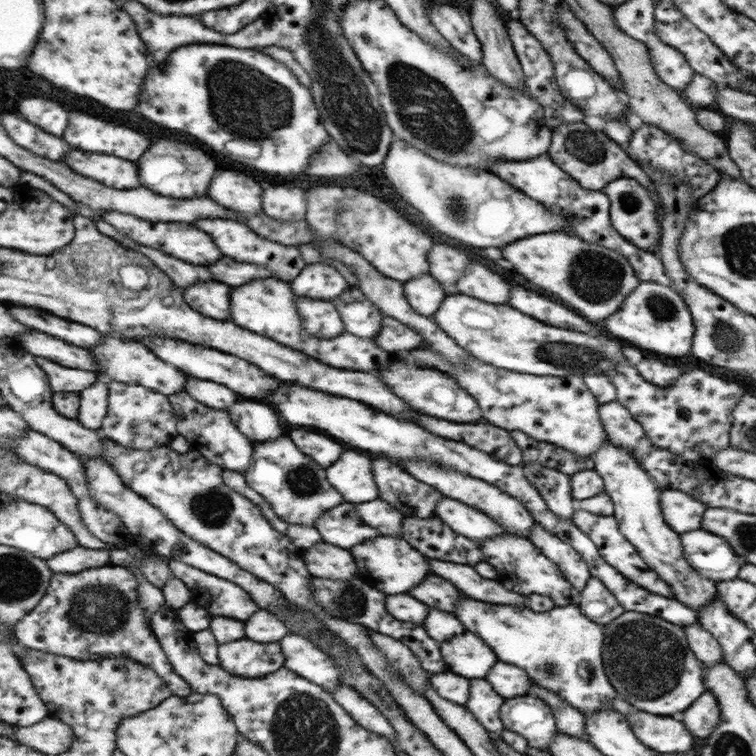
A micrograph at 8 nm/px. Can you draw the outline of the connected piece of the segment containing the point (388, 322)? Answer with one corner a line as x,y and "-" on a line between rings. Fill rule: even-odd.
384,316
380,332
382,332
382,336
378,336
372,341
388,352
394,352
394,350
411,351
424,342
424,337
416,332
416,329
388,316

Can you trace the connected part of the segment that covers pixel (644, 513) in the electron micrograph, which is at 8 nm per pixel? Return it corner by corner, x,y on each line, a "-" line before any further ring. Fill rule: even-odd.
610,440
604,441
598,451
594,451
591,459
595,464
595,472
600,474
605,482
605,492
613,500
616,509
614,516
620,533
637,549
646,565
670,585
676,600
699,612
706,602
709,604
714,598
717,581
702,576
686,560
682,537
666,523
663,516
661,495
664,490
659,488
642,464
634,459
634,454
629,448
620,447

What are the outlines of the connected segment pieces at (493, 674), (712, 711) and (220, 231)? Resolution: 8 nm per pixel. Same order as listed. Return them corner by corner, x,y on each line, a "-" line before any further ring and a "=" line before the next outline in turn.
500,660
484,679
490,681
494,691
506,699
528,695
528,688
530,688
528,684
531,680
523,668
=
706,691
706,696
702,696
702,700
698,700
698,704
690,708
690,712
682,712
678,717
684,721
692,735
703,740
720,724
721,708
718,697
=
222,217
204,218
204,220
198,220
196,224
204,232
210,232
210,236
214,236
214,240
218,240
218,248
222,248
222,252
226,252
226,256
240,262
264,265
264,267
274,271
274,278
276,279
292,284
293,280
301,274
307,265
300,255
298,246
283,245
278,241
268,240
242,222

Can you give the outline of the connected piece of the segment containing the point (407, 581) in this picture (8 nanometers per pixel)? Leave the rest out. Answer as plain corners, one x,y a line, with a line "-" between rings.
380,536
366,543
357,545
350,552
356,558
359,578
372,588
382,590
386,594
404,594
416,588
428,574
432,574
428,557
418,549
414,549
408,541
392,536

